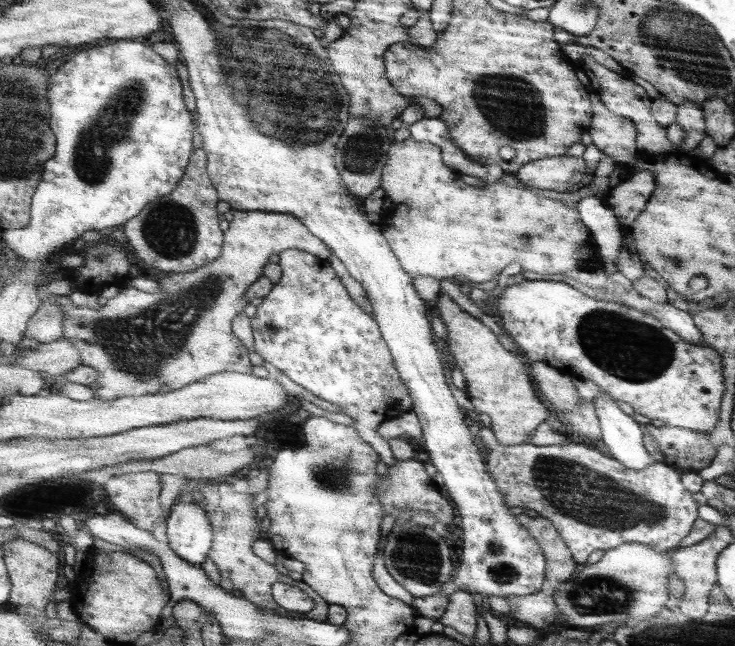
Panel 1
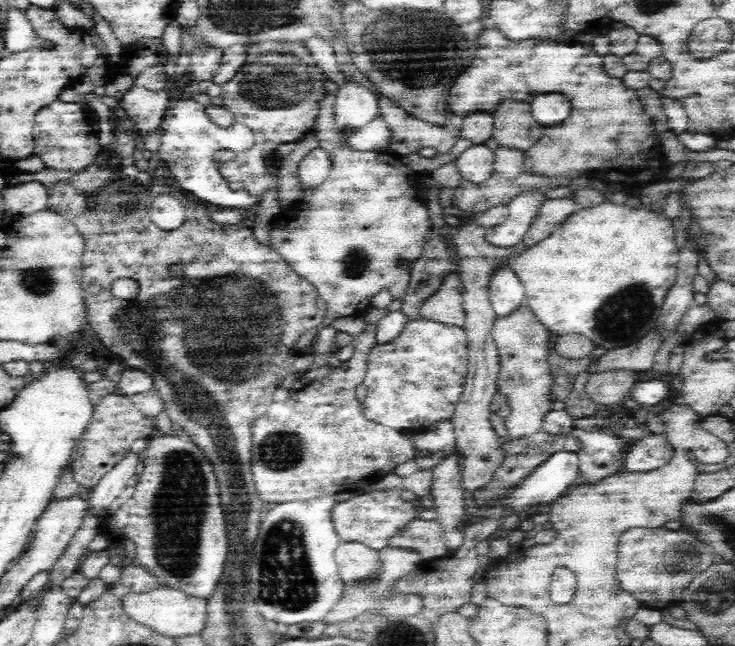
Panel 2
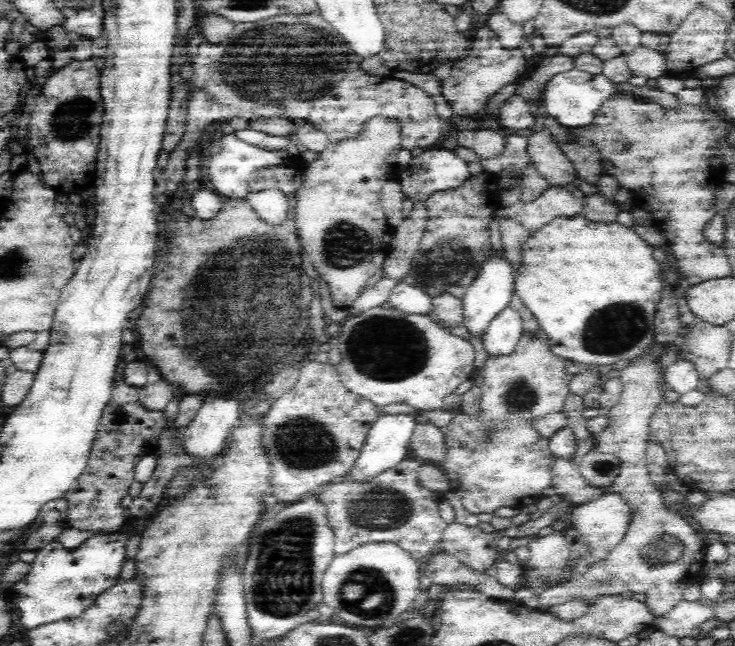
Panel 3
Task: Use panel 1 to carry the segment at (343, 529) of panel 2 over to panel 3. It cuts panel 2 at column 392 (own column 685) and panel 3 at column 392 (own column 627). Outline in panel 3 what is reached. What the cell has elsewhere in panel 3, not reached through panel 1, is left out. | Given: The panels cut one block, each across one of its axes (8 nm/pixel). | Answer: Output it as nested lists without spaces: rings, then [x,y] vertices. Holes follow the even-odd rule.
[[[406,458],[396,468],[382,472],[368,482],[334,482],[324,486],[318,494],[320,502],[326,504],[330,518],[330,528],[336,534],[336,554],[350,554],[358,546],[372,542],[394,542],[418,562],[424,562],[434,552],[444,538],[448,524],[440,518],[438,498],[434,492],[420,484],[420,468],[424,464]]]

